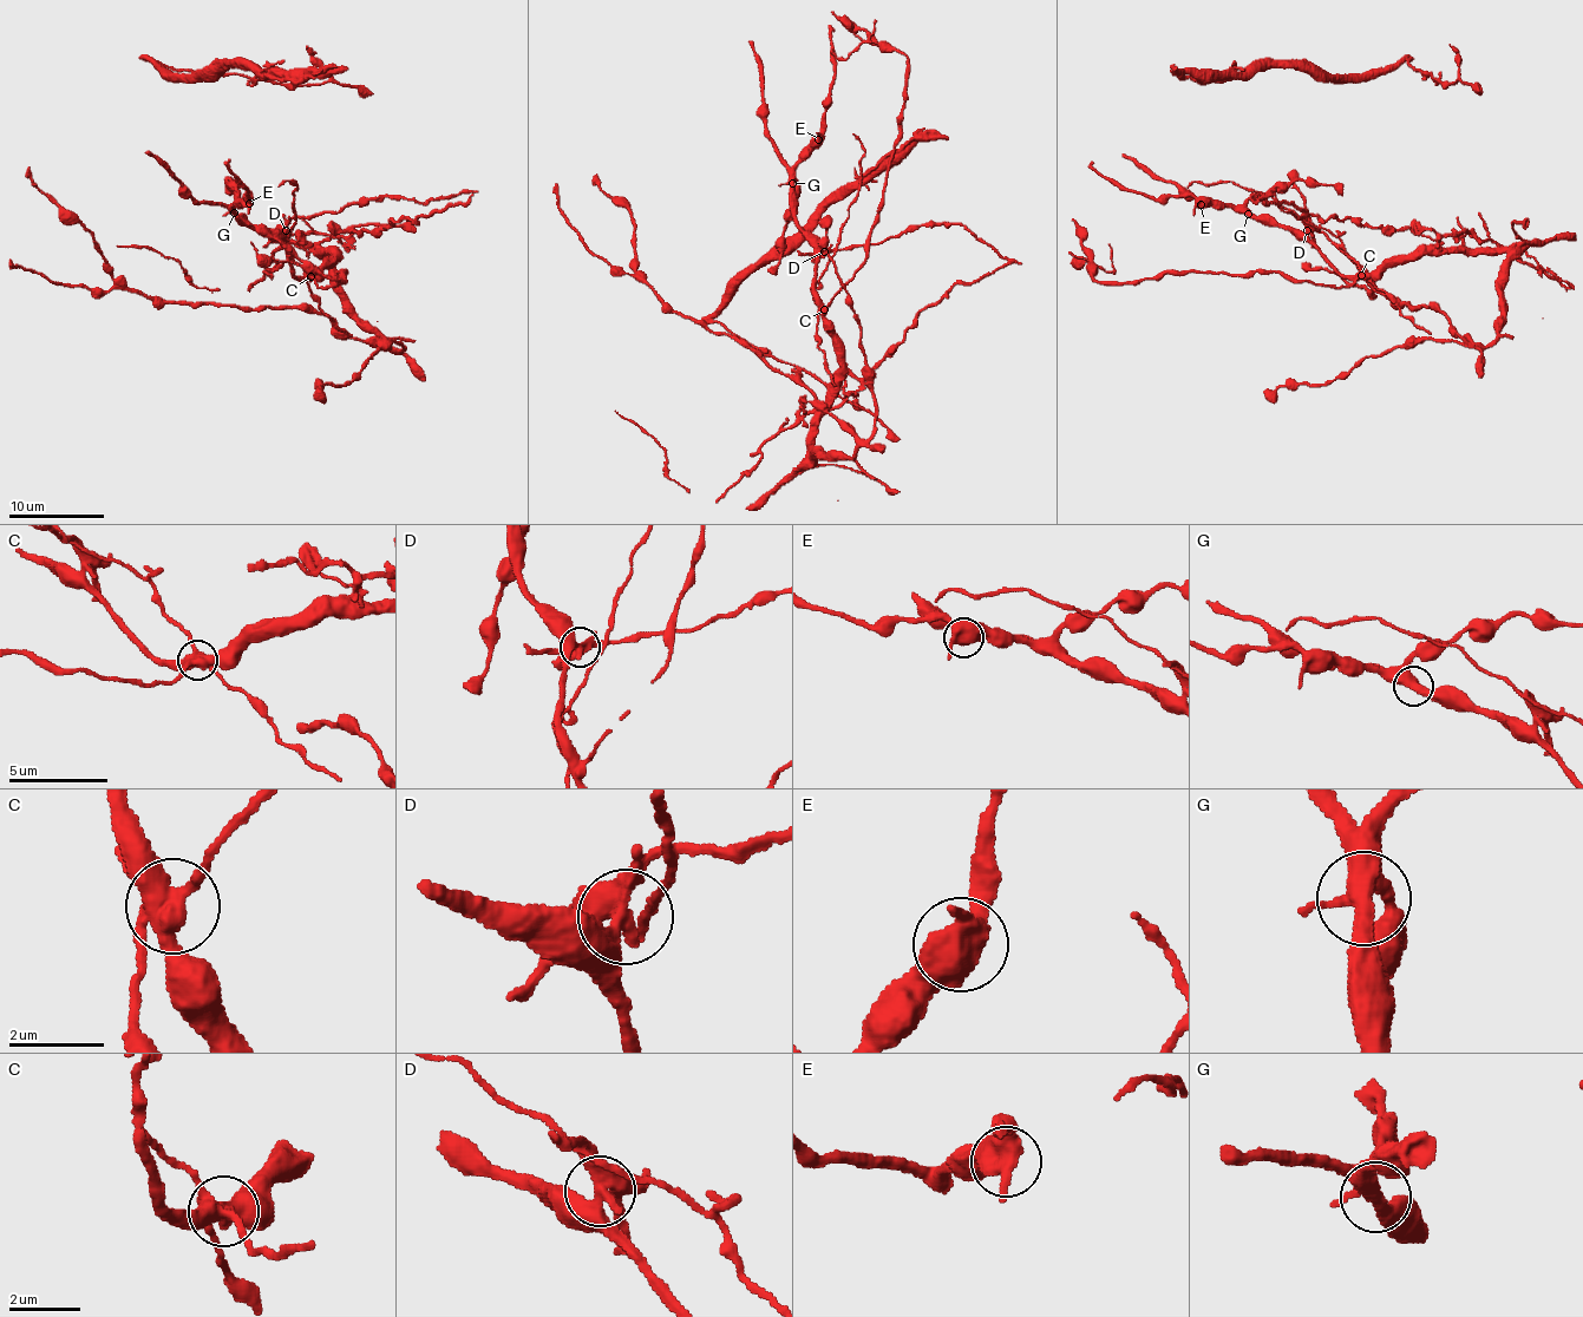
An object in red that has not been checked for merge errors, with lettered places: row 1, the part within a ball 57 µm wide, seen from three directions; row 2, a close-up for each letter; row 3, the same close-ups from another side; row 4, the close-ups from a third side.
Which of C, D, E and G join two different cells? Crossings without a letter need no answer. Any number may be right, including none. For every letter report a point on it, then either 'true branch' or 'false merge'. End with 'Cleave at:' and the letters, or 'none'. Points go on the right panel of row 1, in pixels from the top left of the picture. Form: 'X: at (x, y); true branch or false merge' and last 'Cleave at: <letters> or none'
C: at (1361, 275); false merge
D: at (1307, 230); false merge
E: at (1201, 204); true branch
G: at (1248, 214); true branch
Cleave at: C, D

